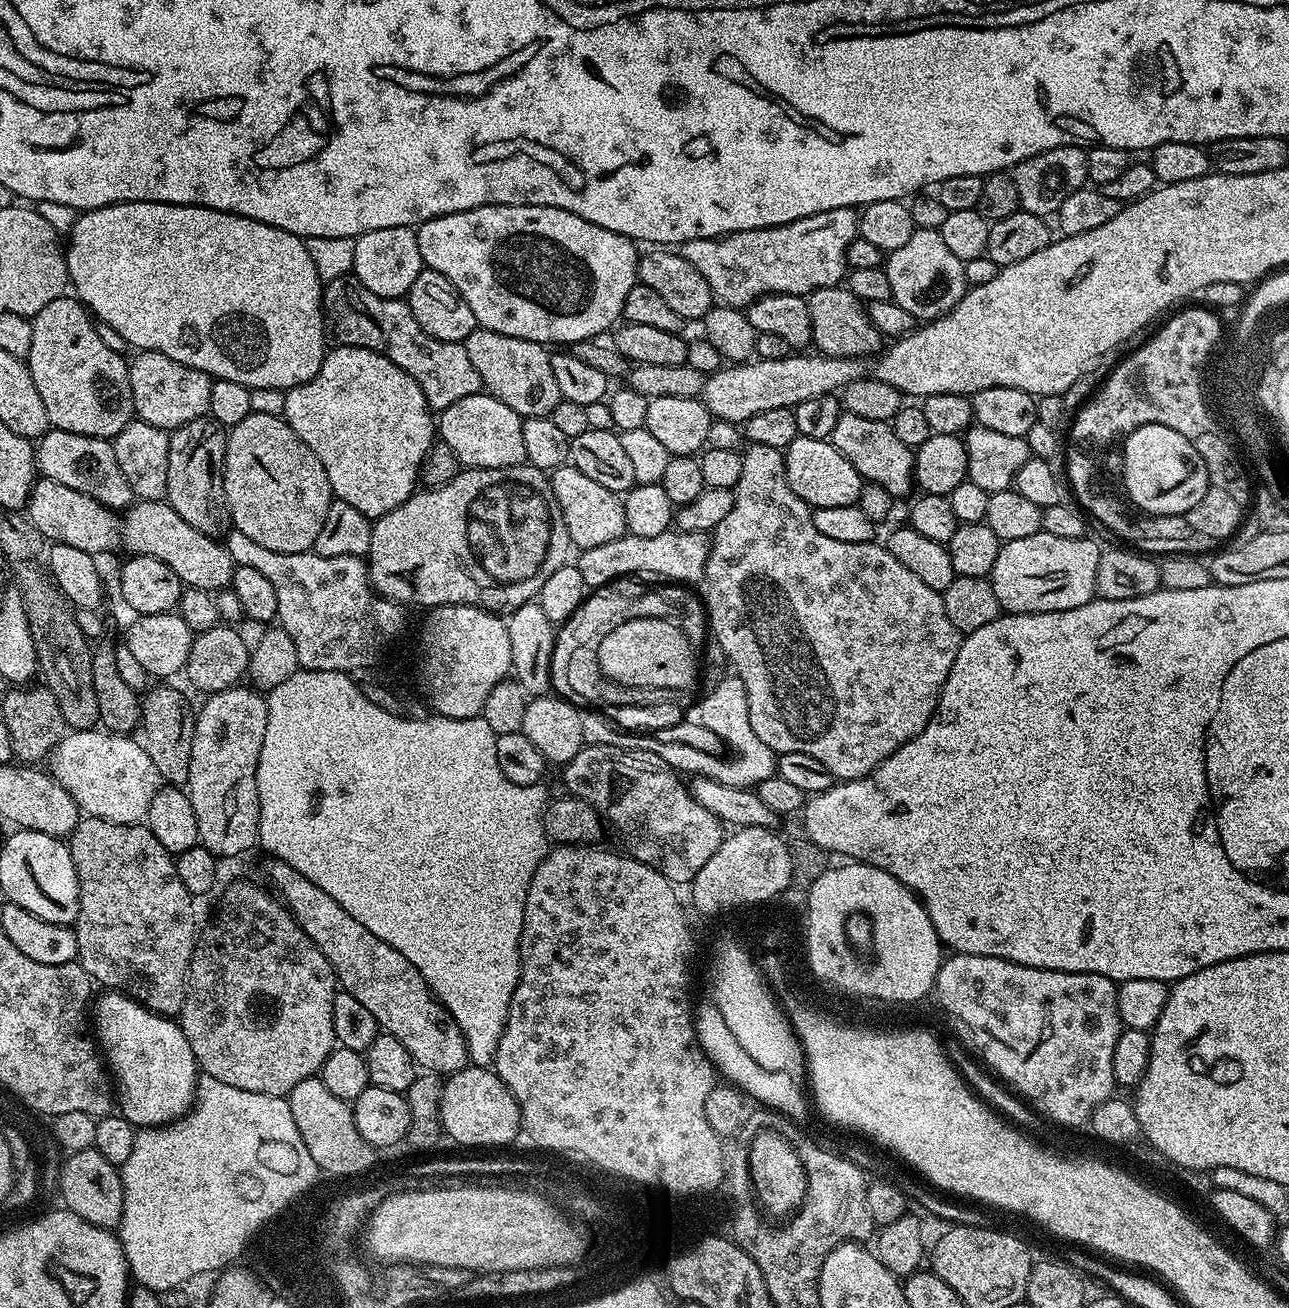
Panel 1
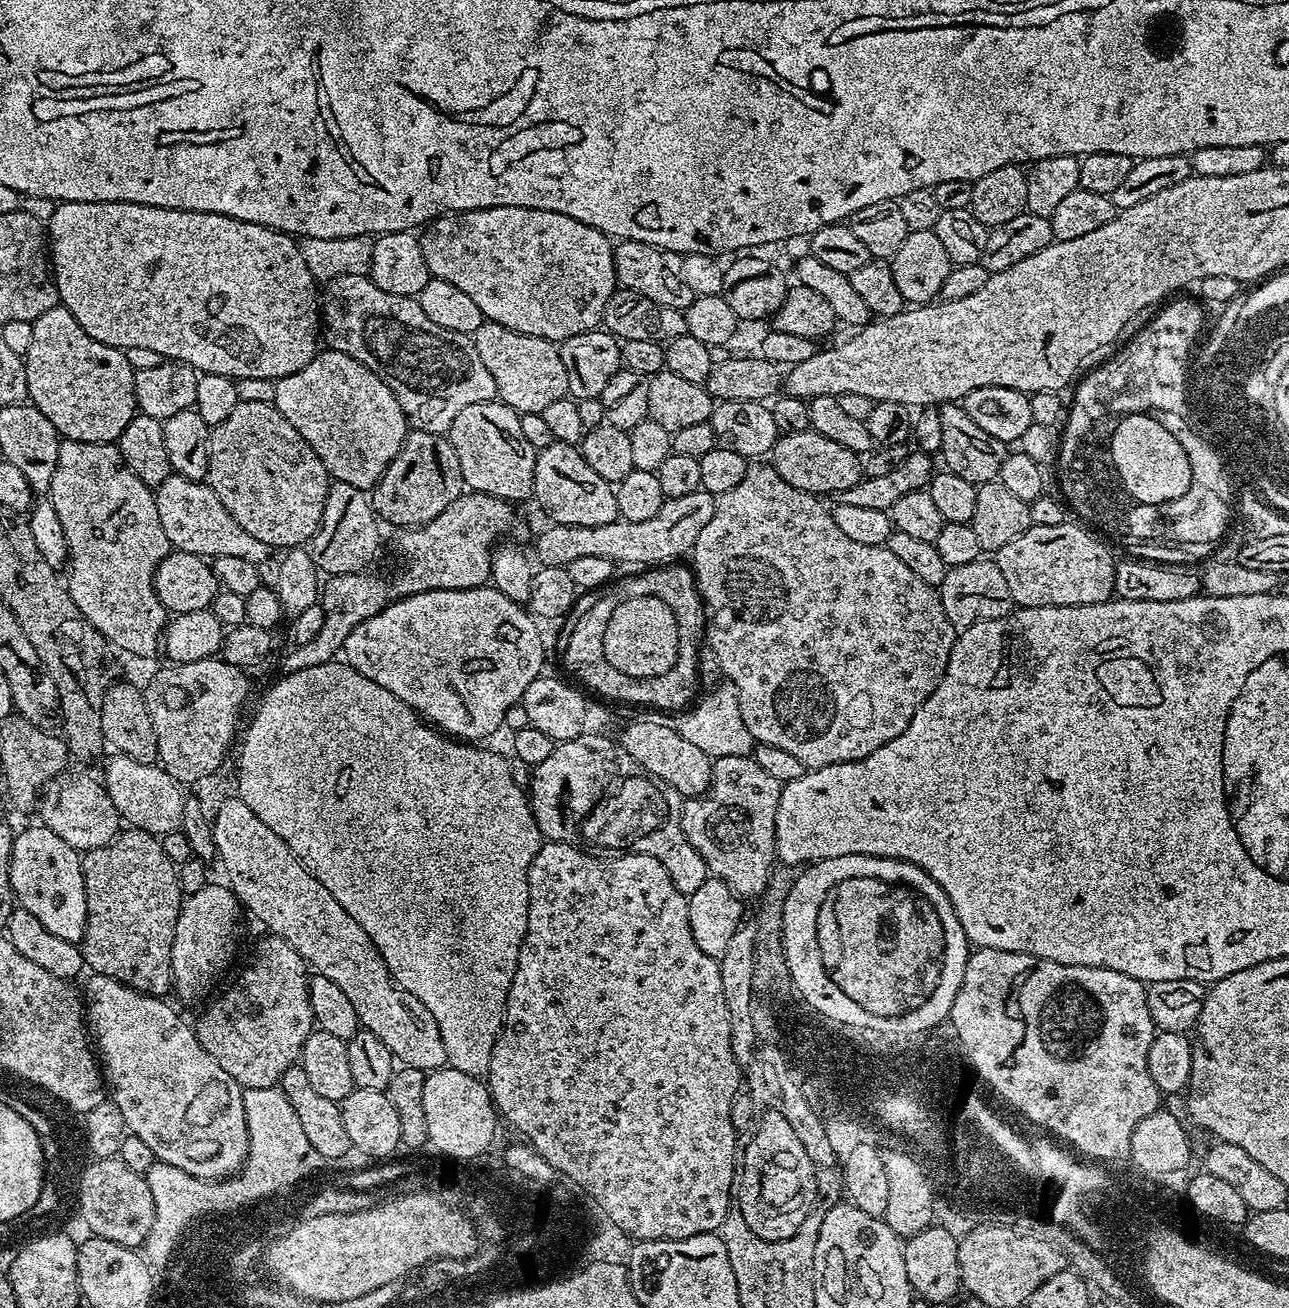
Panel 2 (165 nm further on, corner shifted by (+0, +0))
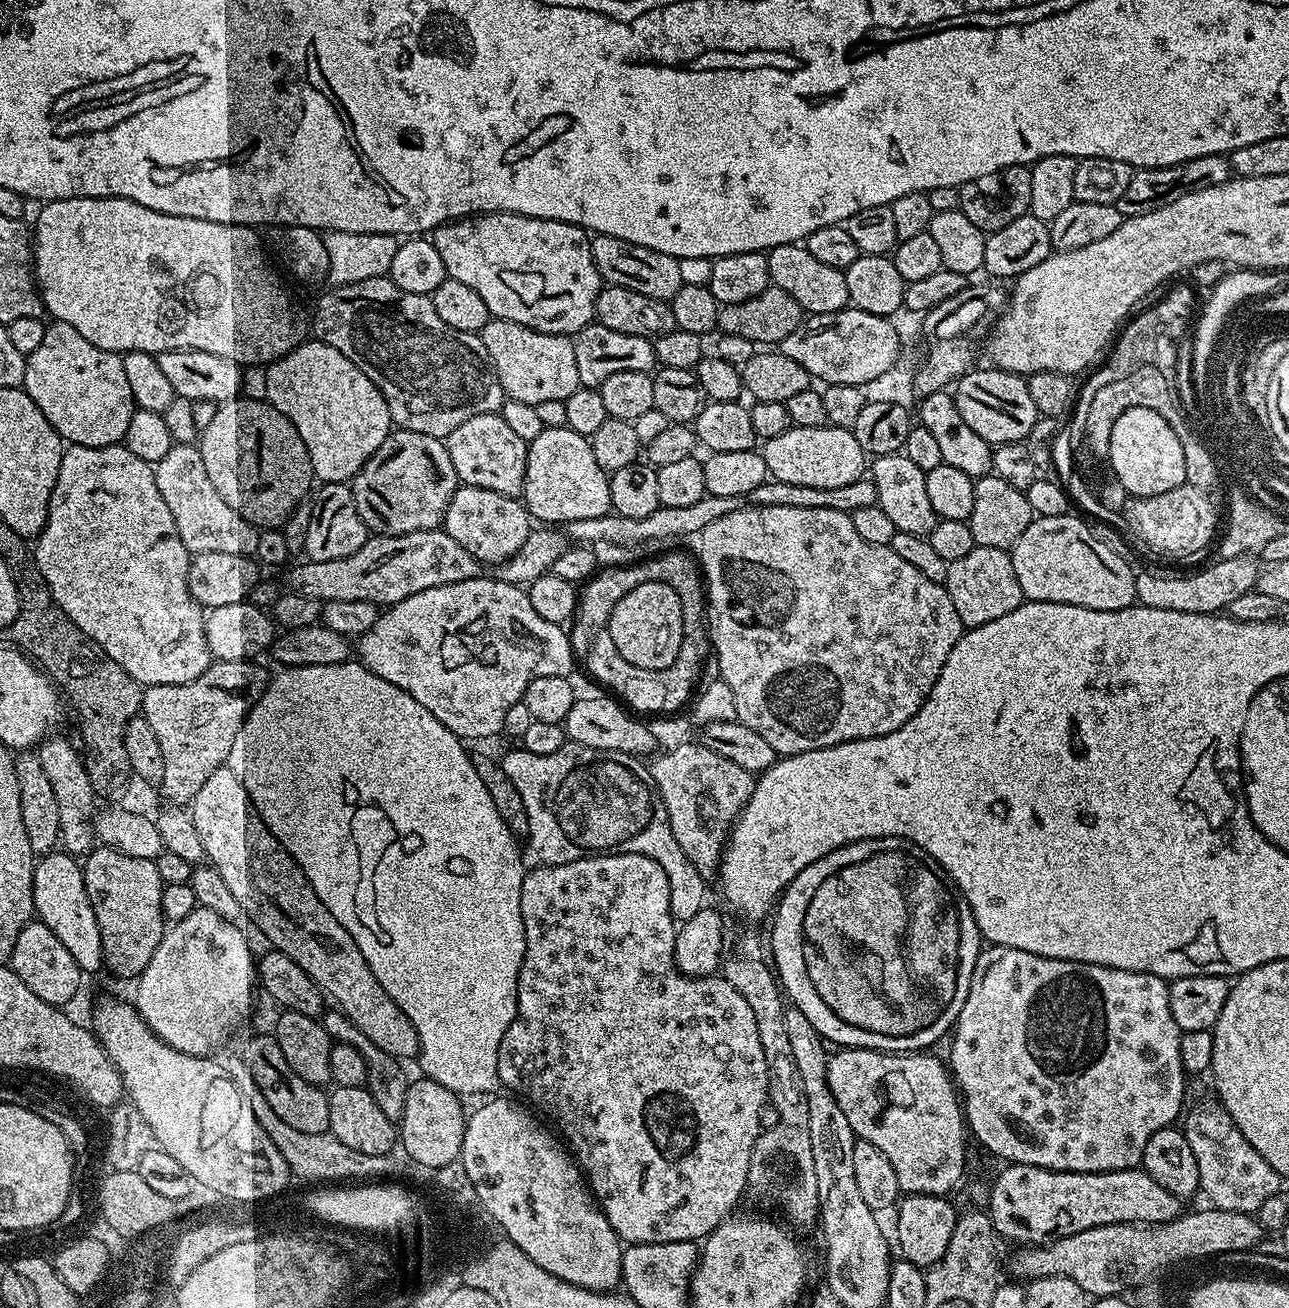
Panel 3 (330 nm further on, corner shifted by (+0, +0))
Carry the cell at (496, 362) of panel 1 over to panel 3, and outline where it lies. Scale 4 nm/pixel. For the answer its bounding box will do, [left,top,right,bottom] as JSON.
[479,318,582,404]

